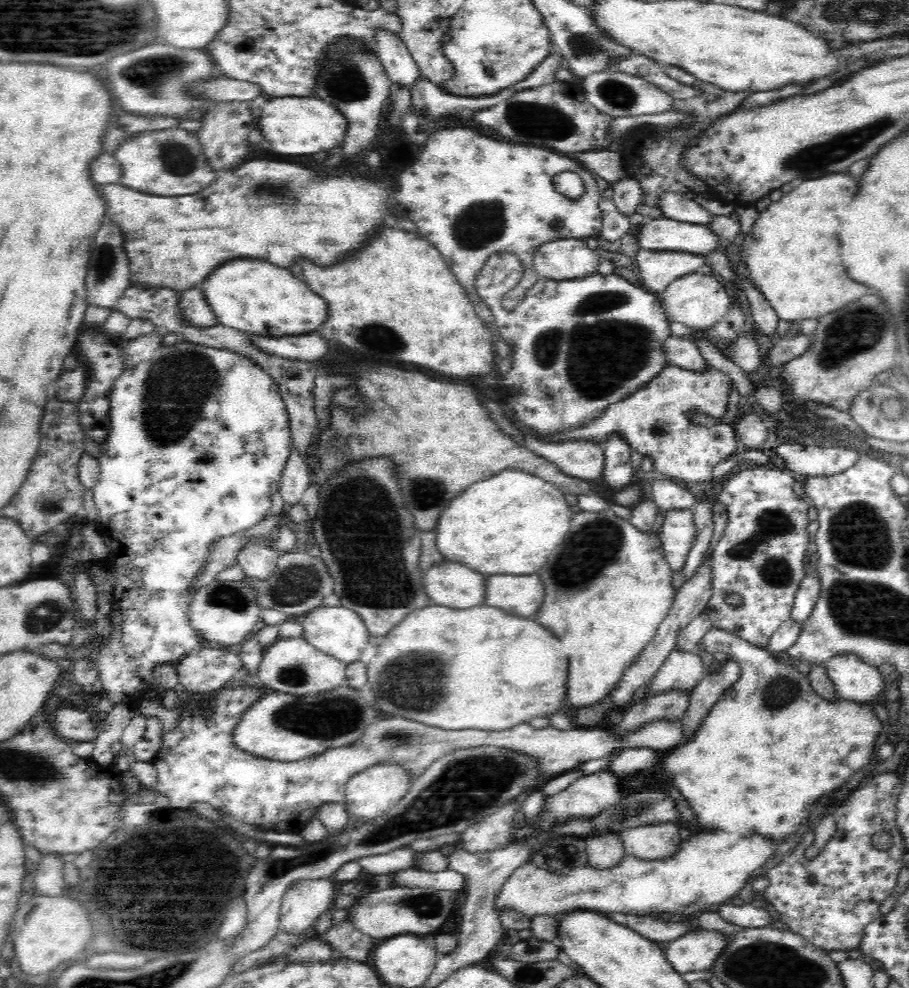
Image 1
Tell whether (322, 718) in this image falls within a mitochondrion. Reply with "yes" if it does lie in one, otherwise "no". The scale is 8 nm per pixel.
yes

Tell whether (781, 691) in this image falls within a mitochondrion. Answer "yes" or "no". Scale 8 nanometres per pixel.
yes

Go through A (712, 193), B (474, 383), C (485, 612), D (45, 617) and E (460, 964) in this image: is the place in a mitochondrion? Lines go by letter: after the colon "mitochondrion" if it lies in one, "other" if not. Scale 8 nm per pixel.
A: other
B: other
C: other
D: mitochondrion
E: other

